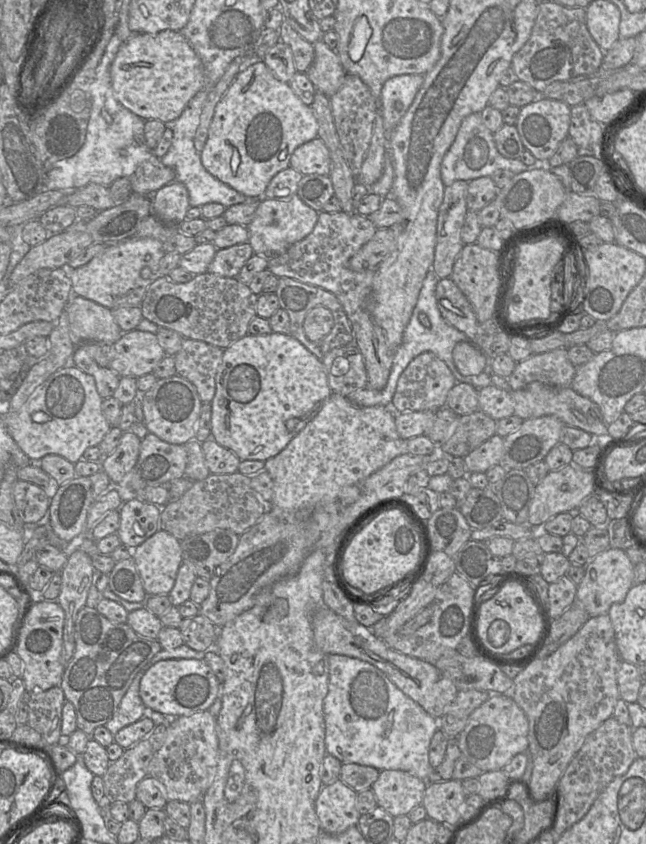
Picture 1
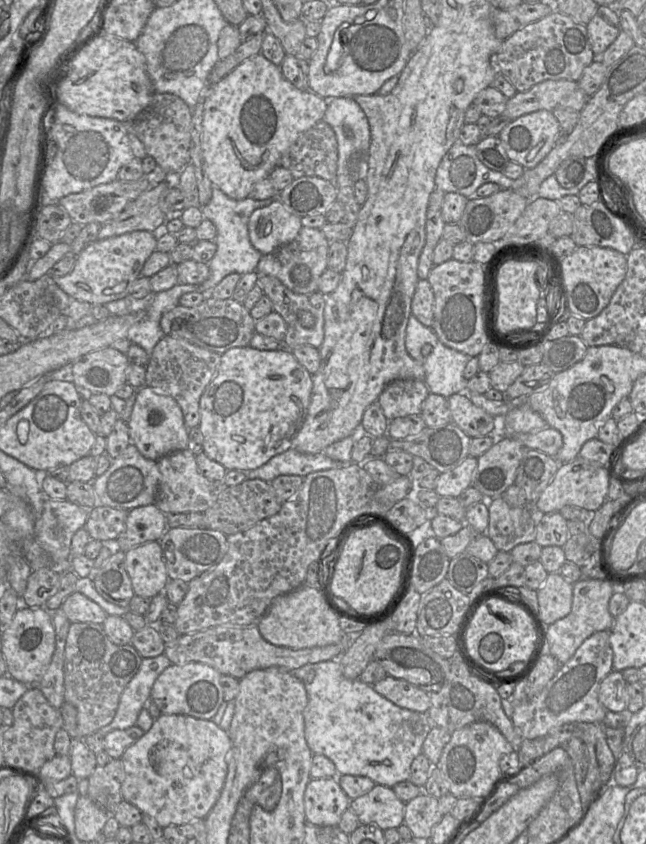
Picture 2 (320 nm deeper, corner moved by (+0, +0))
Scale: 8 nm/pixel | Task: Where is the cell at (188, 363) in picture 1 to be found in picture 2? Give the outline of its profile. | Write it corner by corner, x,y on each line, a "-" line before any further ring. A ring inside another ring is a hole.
164,335
155,345
146,366
145,385
170,395
180,406
188,429
200,423
200,397
214,378
221,354
190,343
181,337

